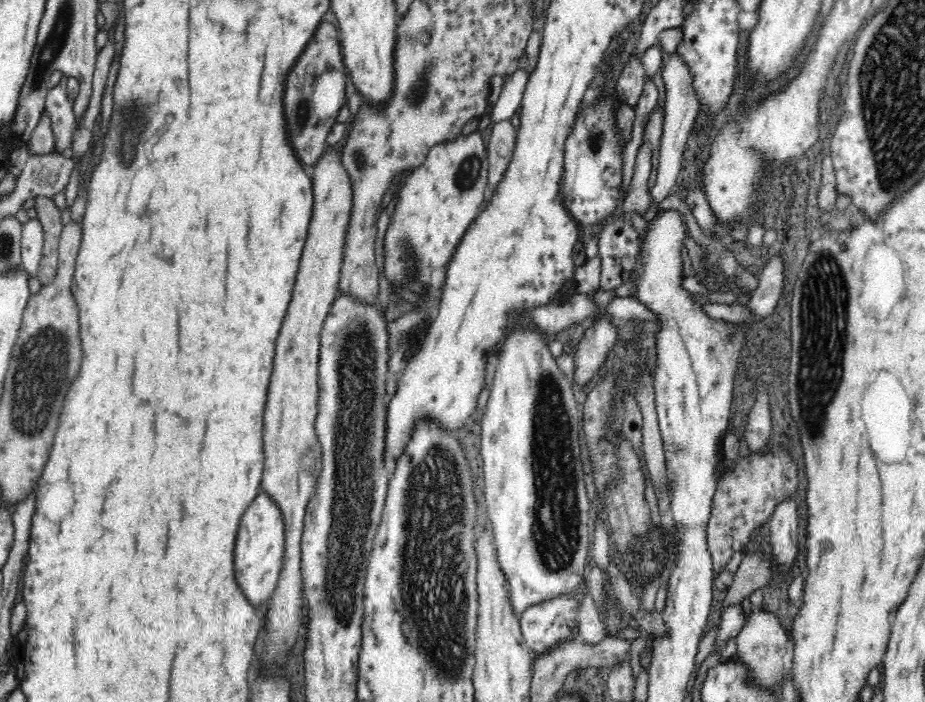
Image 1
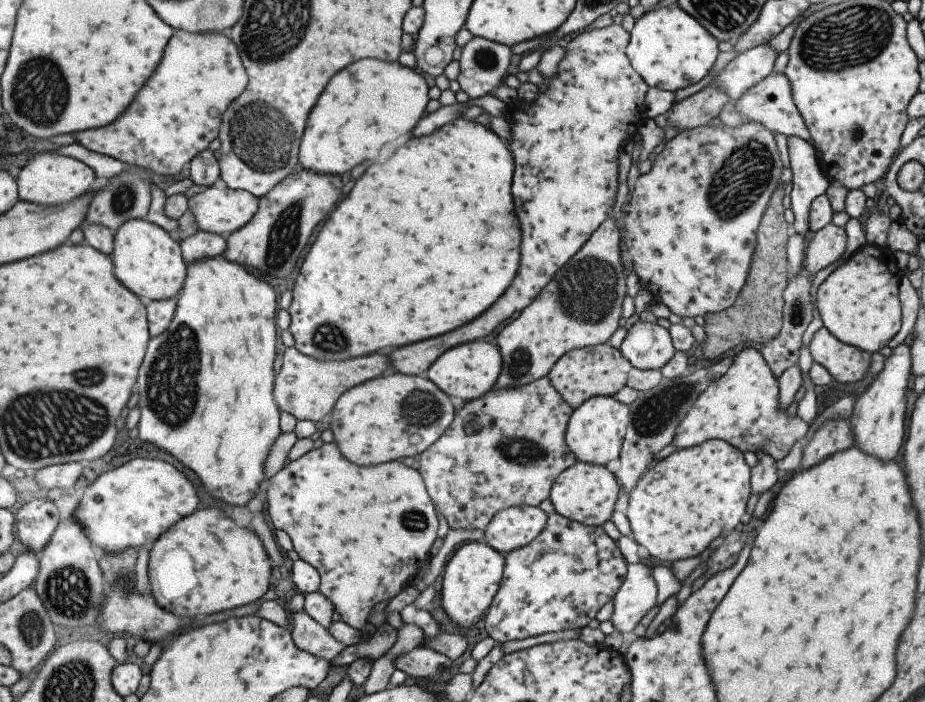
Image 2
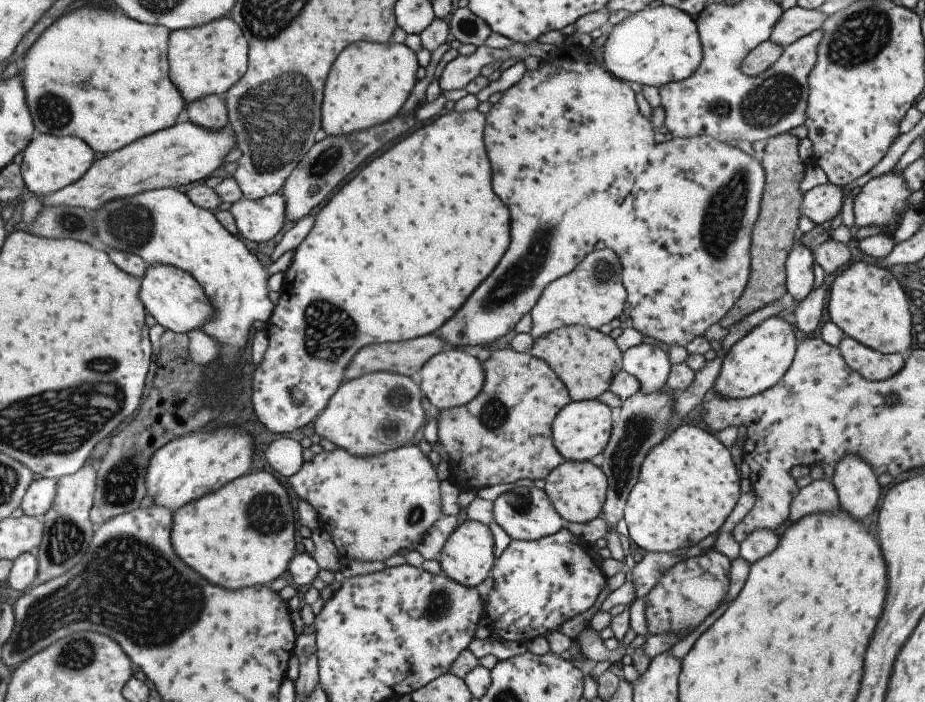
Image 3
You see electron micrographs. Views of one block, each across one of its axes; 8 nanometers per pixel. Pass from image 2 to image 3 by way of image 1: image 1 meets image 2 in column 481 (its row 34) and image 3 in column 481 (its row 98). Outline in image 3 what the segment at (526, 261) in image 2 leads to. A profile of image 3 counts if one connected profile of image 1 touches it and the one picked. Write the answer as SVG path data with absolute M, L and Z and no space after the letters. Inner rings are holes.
M571 44L555 53L551 61L541 62L535 70L526 70L513 86L501 92L499 100L491 105L484 117L483 142L491 169L491 186L493 186L493 192L499 196L499 200L505 204L511 214L511 226L509 226L511 238L509 238L507 250L491 274L483 279L483 282L455 311L455 314L452 314L449 320L438 327L436 334L444 340L448 348L467 346L467 344L489 345L498 337L507 334L523 314L530 312L548 282L567 274L575 266L584 262L592 246L595 246L595 242L598 240L603 242L603 234L607 234L607 226L611 226L611 218L615 218L615 226L619 226L619 214L623 214L623 210L631 210L631 186L635 186L635 178L639 178L639 166L647 166L647 158L651 158L651 150L655 150L653 141L655 130L651 127L648 119L639 113L633 90L625 82L621 82L607 72L585 48Z

